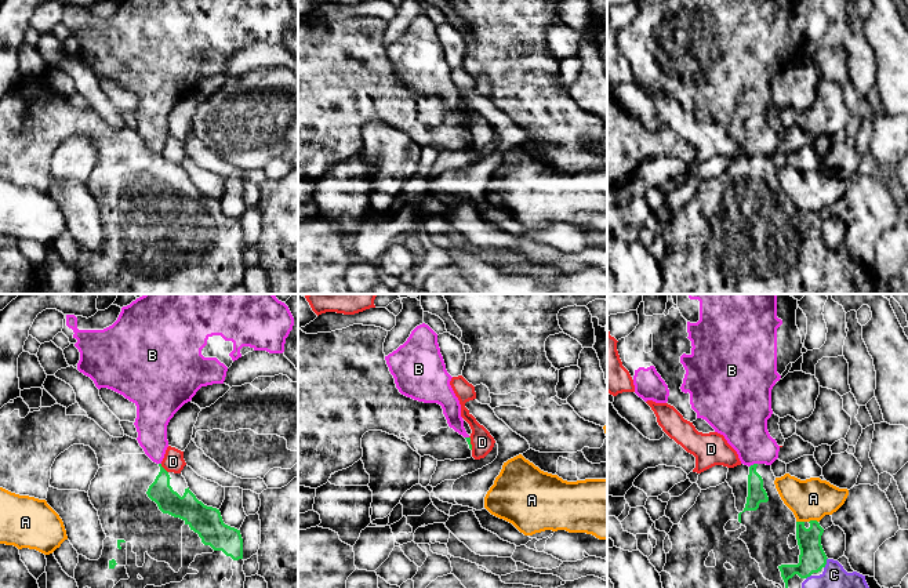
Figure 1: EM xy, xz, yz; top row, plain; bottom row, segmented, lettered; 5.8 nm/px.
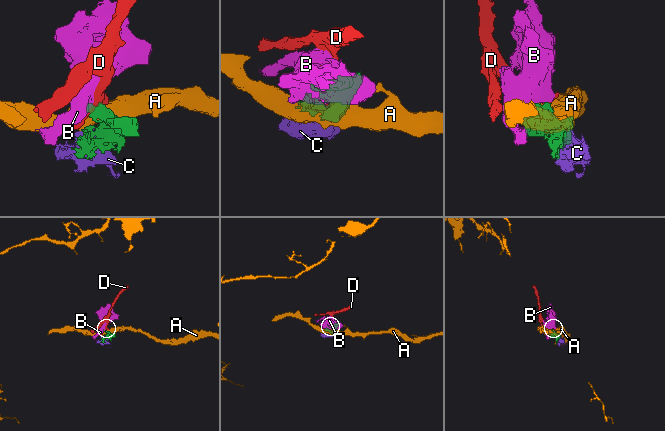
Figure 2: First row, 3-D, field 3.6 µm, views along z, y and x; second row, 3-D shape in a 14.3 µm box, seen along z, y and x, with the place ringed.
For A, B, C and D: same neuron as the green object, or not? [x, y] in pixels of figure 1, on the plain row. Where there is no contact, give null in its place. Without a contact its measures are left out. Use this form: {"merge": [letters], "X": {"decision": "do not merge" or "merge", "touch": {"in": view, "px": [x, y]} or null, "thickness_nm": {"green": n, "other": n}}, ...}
{"merge": ["C"], "A": {"decision": "do not merge", "touch": {"in": "yz", "px": [813, 211]}, "thickness_nm": {"green": 160, "other": 240}}, "B": {"decision": "do not merge", "touch": {"in": "yz", "px": [754, 155]}, "thickness_nm": {"green": 110, "other": 280}}, "C": {"decision": "merge", "touch": {"in": "yz", "px": [825, 254]}, "thickness_nm": {"green": 160, "other": 380}}, "D": {"decision": "do not merge", "touch": {"in": "xy", "px": [163, 159]}, "thickness_nm": {"green": 140, "other": 120}}}

